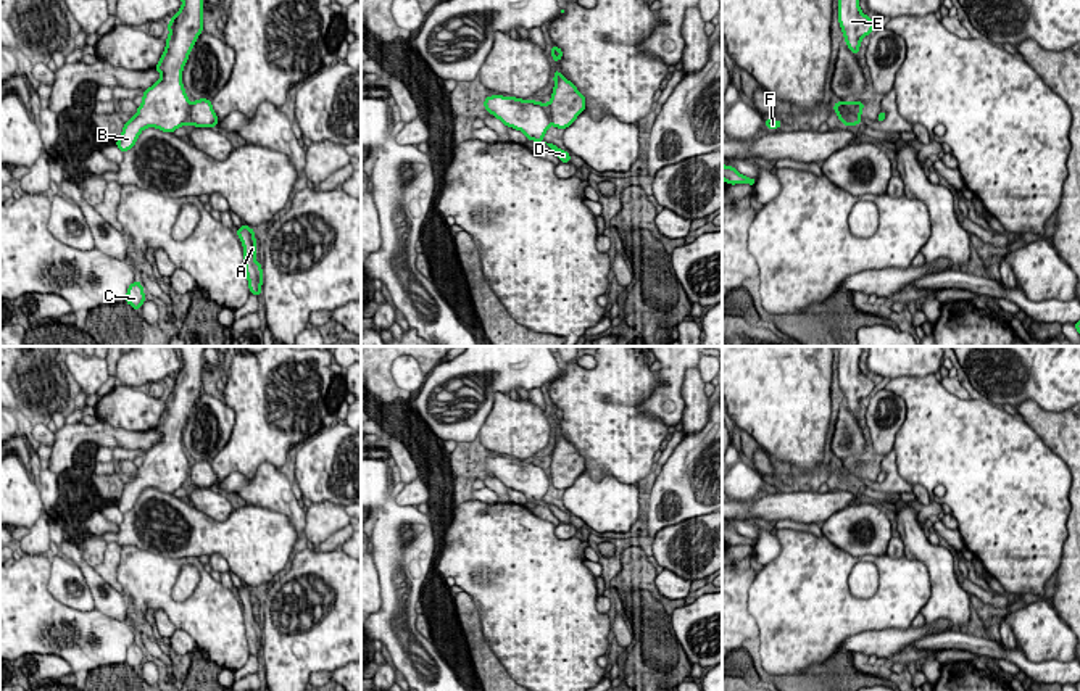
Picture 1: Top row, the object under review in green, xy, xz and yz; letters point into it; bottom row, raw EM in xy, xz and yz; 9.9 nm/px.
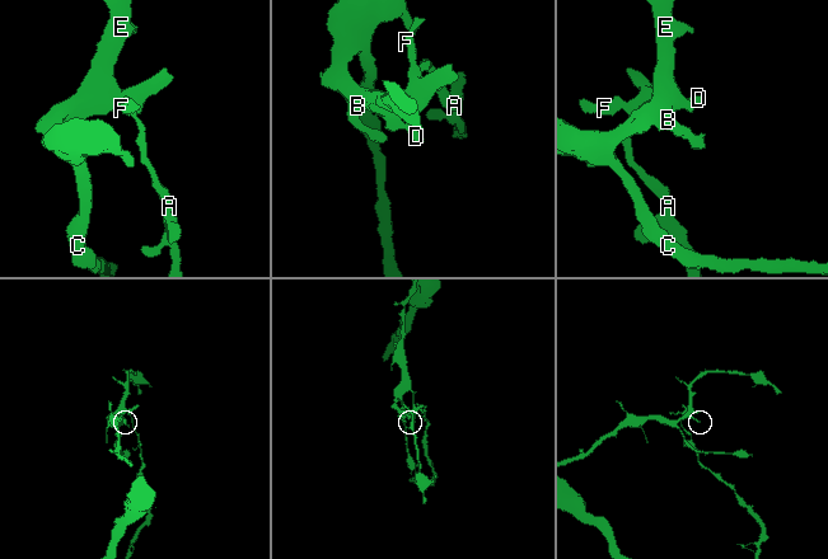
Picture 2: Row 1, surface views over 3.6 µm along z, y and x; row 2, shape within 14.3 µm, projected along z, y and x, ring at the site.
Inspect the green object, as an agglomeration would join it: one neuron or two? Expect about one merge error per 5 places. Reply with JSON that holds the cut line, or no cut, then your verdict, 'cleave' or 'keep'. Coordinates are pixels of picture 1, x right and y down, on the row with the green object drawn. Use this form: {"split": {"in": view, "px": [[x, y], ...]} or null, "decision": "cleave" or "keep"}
{"split": {"in": "xy", "px": [[191, 105], [187, 123]]}, "decision": "cleave"}

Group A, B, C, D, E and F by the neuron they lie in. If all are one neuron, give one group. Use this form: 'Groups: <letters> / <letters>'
Groups: A F / B C D E

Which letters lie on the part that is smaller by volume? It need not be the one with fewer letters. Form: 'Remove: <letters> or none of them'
Remove: A, F

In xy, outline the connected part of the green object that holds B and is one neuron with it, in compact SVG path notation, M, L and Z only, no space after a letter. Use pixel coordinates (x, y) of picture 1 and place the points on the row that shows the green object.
M182 0L181 10L171 18L166 48L155 66L161 77L143 92L142 105L123 127L116 140L118 148L131 150L140 132L156 127L163 132L174 132L189 124L190 101L182 85L182 69L203 31L203 0Z

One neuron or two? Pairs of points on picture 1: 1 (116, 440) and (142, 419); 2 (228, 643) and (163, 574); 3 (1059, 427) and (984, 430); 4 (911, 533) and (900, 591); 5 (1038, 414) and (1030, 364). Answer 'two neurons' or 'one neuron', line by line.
1: two neurons
2: one neuron
3: two neurons
4: two neurons
5: two neurons

